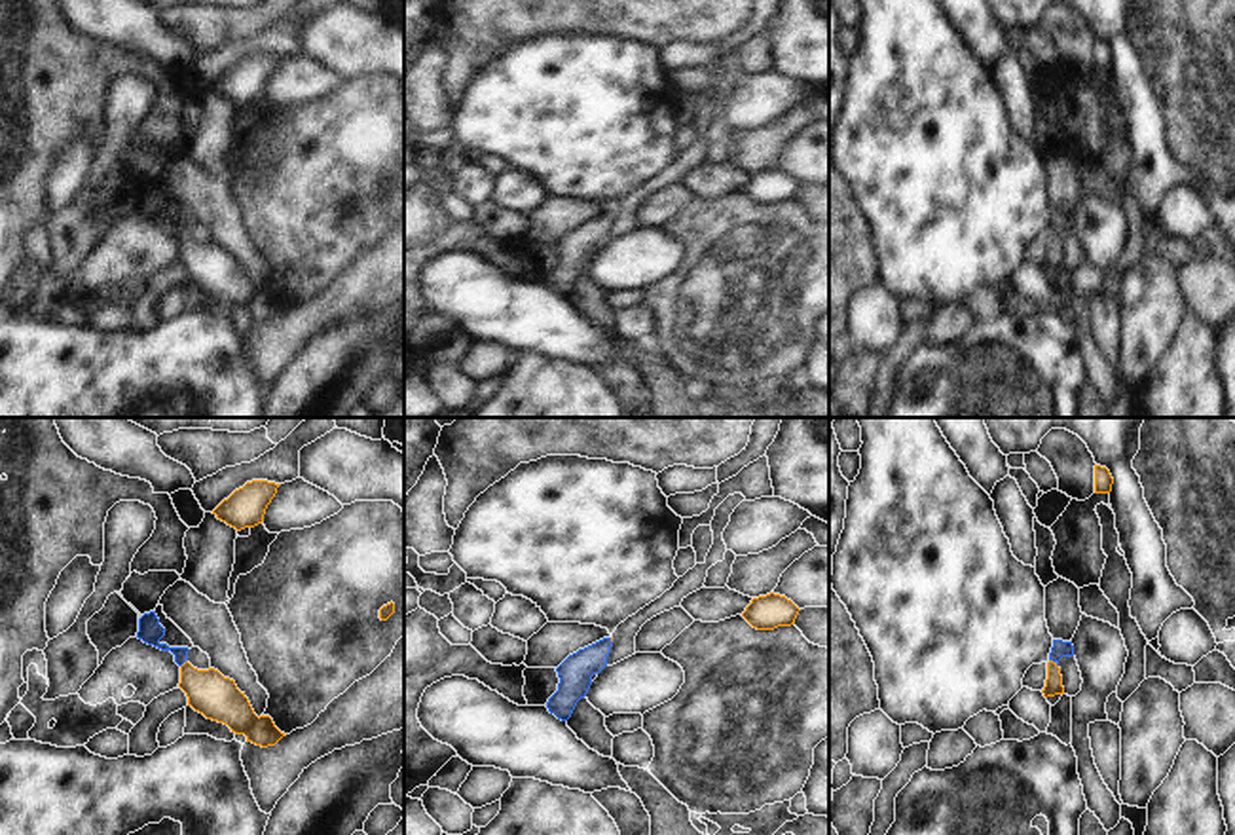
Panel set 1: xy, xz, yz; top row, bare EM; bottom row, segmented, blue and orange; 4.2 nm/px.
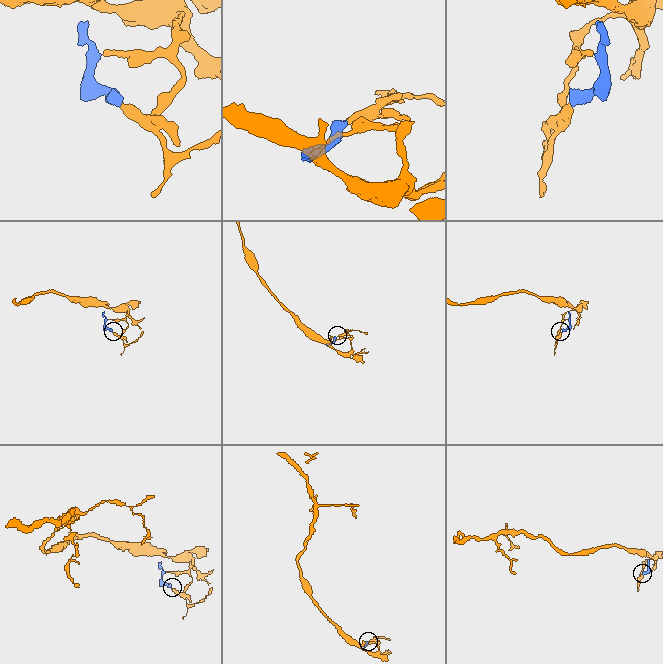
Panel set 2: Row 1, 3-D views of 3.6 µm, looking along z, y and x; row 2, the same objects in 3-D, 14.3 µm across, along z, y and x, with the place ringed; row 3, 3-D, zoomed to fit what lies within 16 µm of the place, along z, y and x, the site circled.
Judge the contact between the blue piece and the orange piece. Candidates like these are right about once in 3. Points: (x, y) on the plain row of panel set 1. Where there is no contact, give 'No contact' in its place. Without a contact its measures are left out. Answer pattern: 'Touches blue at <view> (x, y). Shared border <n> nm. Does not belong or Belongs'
Touches blue at yz (1053, 236). Shared border 50 nm. Belongs.

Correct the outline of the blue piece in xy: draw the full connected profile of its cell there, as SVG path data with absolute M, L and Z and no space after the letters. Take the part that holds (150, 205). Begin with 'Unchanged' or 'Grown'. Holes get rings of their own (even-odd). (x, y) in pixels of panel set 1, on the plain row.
Grown. M156 186L144 188L138 194L137 213L161 226L171 226L175 237L180 241L178 262L188 271L188 281L203 288L207 294L224 298L235 309L245 309L247 317L267 323L275 321L285 307L281 307L269 290L256 290L245 268L241 268L233 254L224 252L218 245L197 245L188 237L188 222L169 222L159 214L165 203L159 199Z

